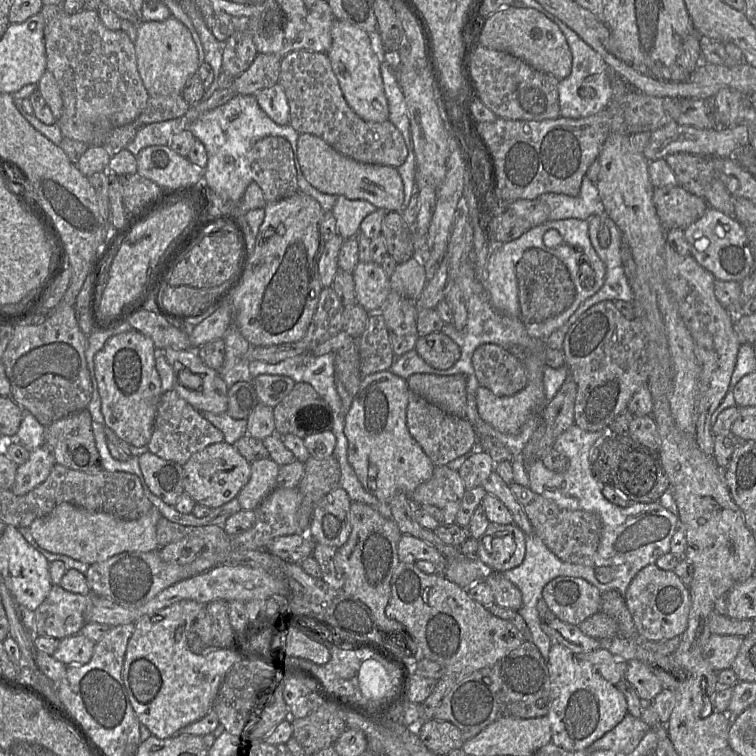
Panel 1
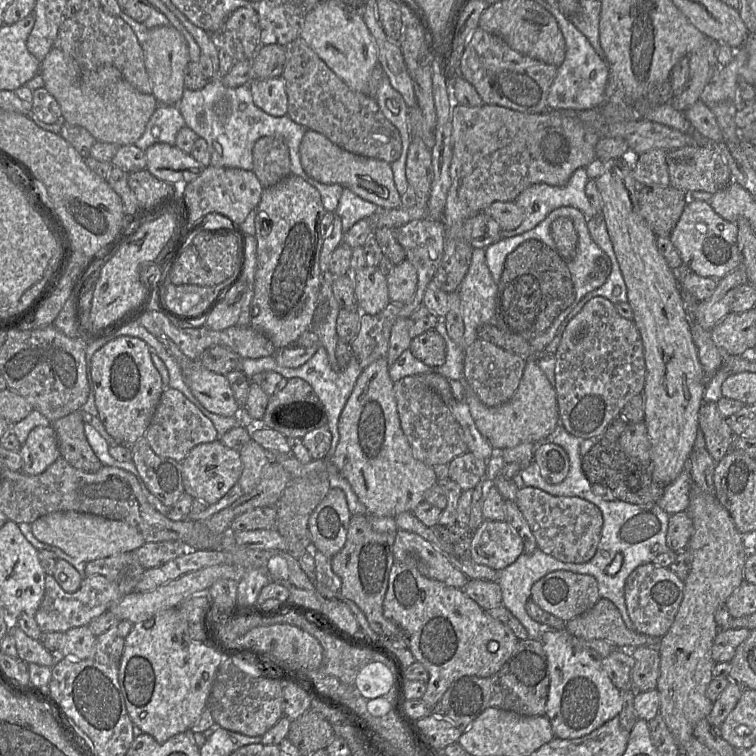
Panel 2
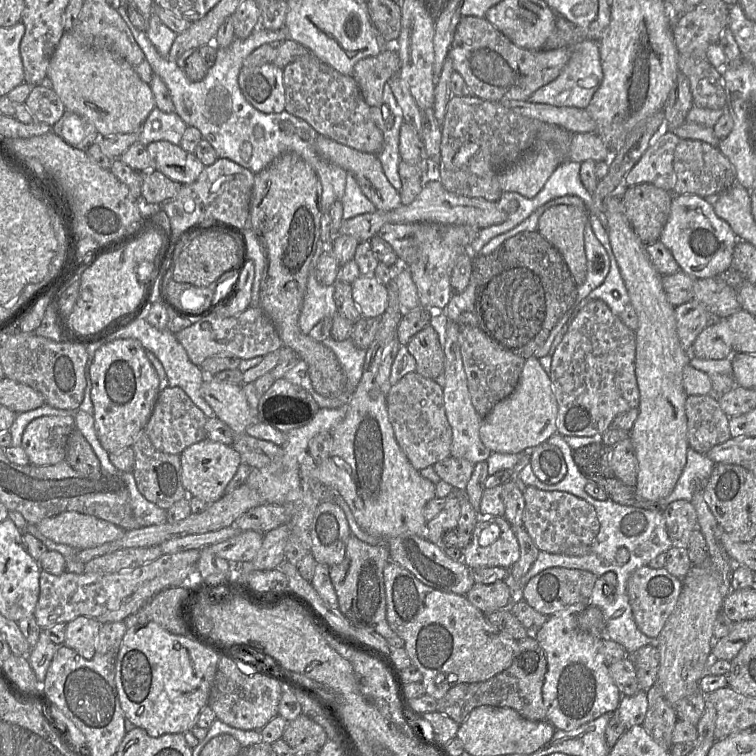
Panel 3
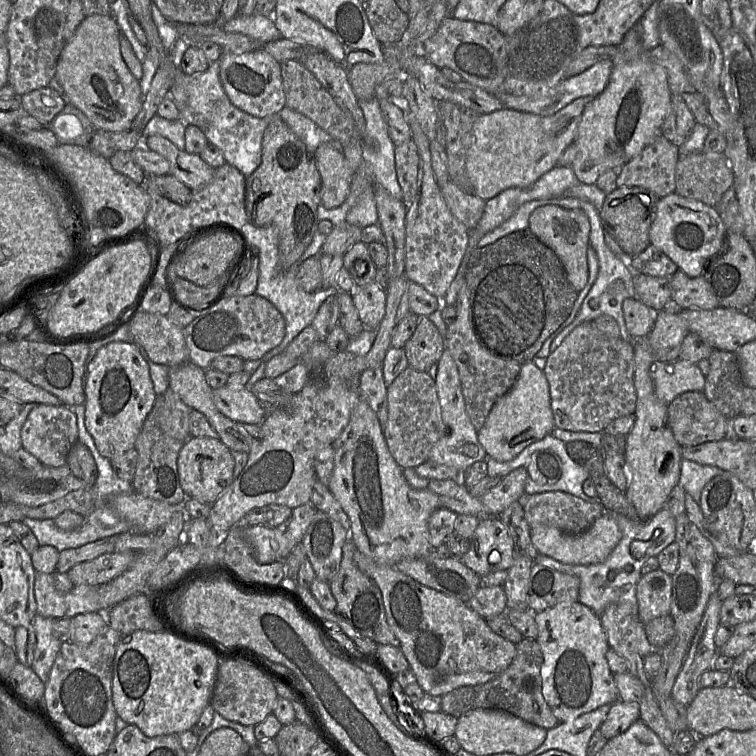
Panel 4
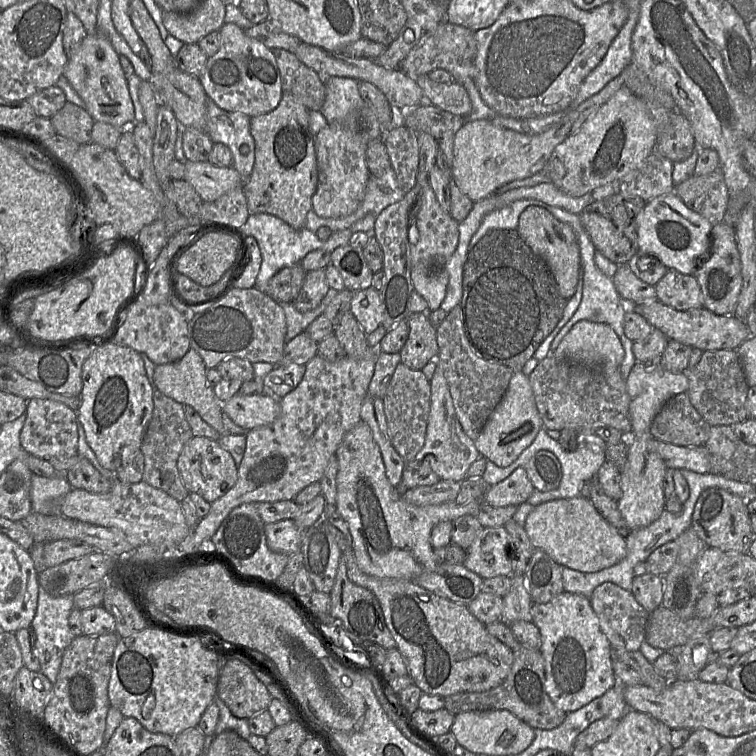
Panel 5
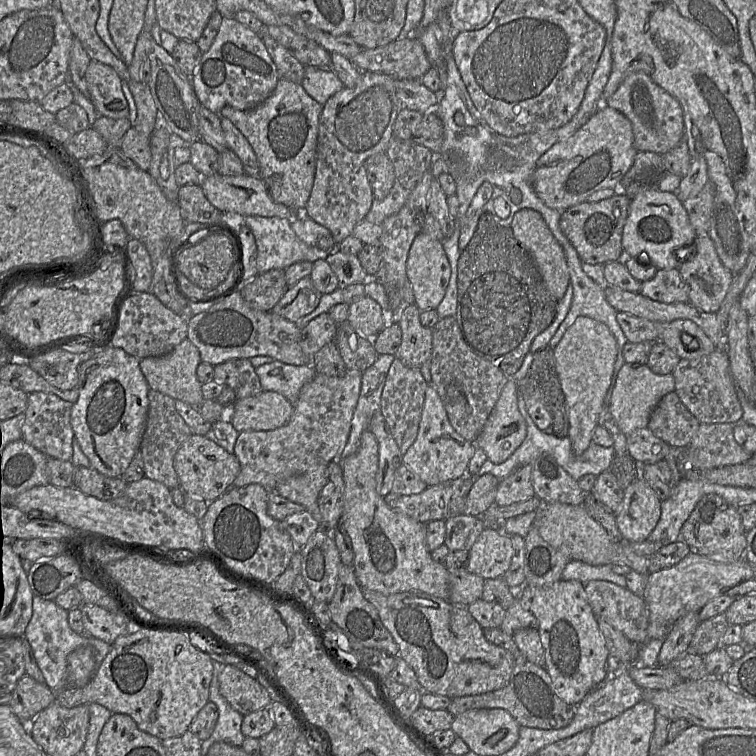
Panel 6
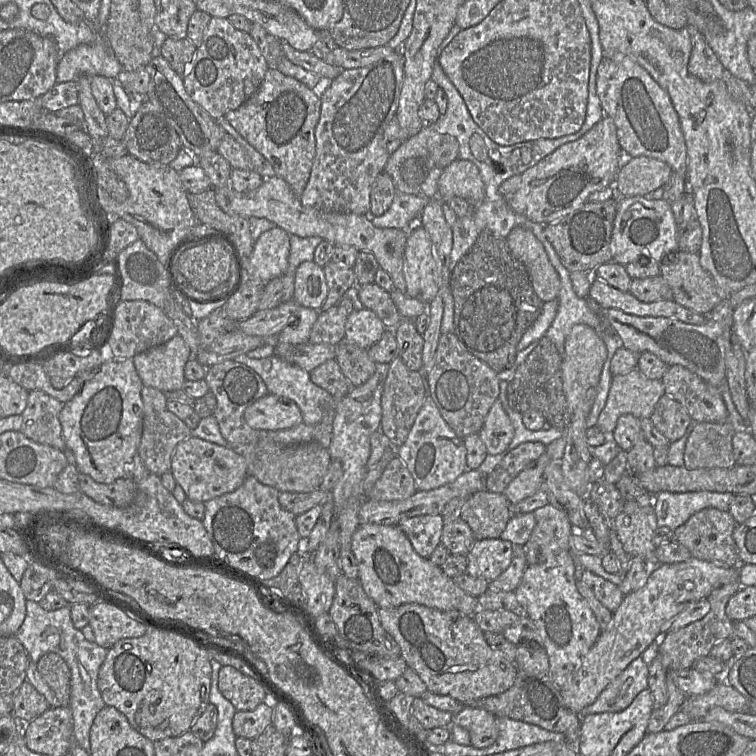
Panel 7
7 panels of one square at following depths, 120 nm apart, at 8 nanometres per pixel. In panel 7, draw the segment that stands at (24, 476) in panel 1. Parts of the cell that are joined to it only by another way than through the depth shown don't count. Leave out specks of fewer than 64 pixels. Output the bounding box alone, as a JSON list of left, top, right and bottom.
[20,390,66,451]

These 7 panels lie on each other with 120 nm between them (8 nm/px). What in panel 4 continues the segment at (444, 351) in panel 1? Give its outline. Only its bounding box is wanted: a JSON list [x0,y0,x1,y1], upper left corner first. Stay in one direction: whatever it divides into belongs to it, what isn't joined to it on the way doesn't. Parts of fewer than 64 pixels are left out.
[403,316,444,373]

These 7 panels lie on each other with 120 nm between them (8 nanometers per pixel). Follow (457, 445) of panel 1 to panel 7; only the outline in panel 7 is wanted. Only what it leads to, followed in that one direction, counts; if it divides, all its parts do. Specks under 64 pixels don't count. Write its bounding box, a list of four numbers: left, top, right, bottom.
[380,355,426,450]

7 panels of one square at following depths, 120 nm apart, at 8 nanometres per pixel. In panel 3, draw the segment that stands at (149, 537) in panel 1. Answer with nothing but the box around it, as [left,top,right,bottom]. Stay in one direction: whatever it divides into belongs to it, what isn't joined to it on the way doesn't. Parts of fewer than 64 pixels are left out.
[36,511,126,550]

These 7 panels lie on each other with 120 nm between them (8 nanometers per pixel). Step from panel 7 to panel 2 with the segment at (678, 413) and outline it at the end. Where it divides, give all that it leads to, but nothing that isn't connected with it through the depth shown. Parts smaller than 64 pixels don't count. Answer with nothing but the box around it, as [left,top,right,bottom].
[699,402,736,463]

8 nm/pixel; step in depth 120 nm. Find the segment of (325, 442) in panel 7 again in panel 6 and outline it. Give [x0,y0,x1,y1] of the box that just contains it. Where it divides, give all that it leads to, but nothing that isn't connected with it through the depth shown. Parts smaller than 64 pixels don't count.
[255,360,317,404]

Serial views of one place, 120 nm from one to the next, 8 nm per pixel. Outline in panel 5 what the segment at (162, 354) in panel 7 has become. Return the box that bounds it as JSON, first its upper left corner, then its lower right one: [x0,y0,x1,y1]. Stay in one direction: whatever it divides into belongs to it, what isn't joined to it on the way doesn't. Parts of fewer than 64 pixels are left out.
[153,348,227,435]

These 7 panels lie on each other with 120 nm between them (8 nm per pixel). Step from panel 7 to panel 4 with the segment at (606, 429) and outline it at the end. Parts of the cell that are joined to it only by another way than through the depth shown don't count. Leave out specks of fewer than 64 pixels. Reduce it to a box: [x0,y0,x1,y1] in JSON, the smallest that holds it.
[651,360,705,405]

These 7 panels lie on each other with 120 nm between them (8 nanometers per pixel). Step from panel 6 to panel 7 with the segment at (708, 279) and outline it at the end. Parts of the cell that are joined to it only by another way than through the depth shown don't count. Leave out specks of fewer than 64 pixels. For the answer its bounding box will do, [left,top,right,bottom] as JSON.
[659,253,727,316]

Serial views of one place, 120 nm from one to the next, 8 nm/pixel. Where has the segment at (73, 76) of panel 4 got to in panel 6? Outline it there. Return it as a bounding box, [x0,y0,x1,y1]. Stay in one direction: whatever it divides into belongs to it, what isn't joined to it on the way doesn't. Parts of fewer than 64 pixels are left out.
[85,60,129,119]

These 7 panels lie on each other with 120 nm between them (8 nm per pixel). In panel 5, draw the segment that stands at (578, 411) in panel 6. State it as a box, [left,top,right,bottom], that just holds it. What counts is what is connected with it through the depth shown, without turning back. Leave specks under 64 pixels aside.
[553,320,624,367]

